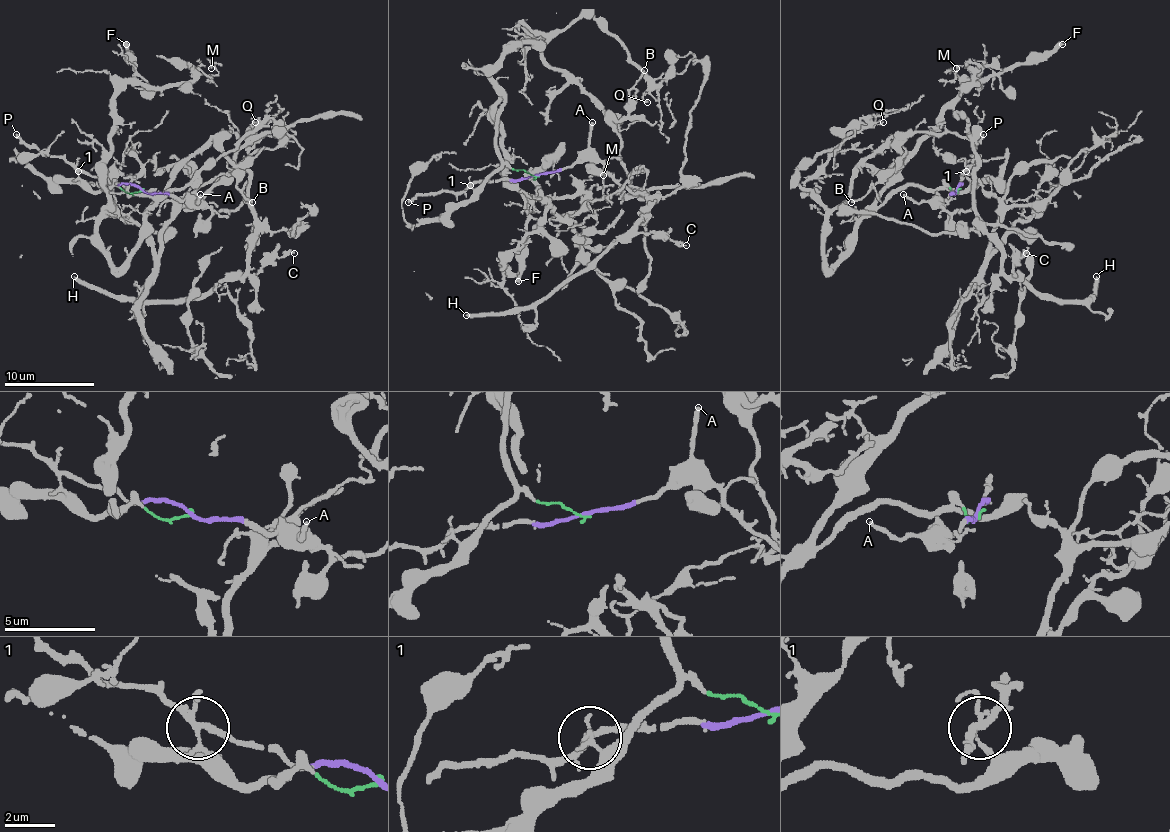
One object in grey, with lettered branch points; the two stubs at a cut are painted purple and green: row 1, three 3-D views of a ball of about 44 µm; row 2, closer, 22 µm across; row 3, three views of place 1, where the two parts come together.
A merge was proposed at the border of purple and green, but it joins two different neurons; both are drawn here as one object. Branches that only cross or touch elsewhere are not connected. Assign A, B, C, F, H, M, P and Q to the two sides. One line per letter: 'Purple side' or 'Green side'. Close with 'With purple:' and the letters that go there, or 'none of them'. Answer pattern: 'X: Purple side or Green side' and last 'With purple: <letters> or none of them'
A: Purple side
B: Green side
C: Purple side
F: Green side
H: Purple side
M: Green side
P: Purple side
Q: Green side
With purple: A, C, H, P

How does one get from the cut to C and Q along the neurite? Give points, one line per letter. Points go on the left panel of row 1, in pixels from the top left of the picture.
C: (143, 191), (213, 211), (249, 207), (256, 241), (245, 275), (294, 252)
Q: (143, 191), (105, 184), (111, 209), (98, 225), (98, 250), (116, 268), (136, 243), (143, 216), (256, 121)

